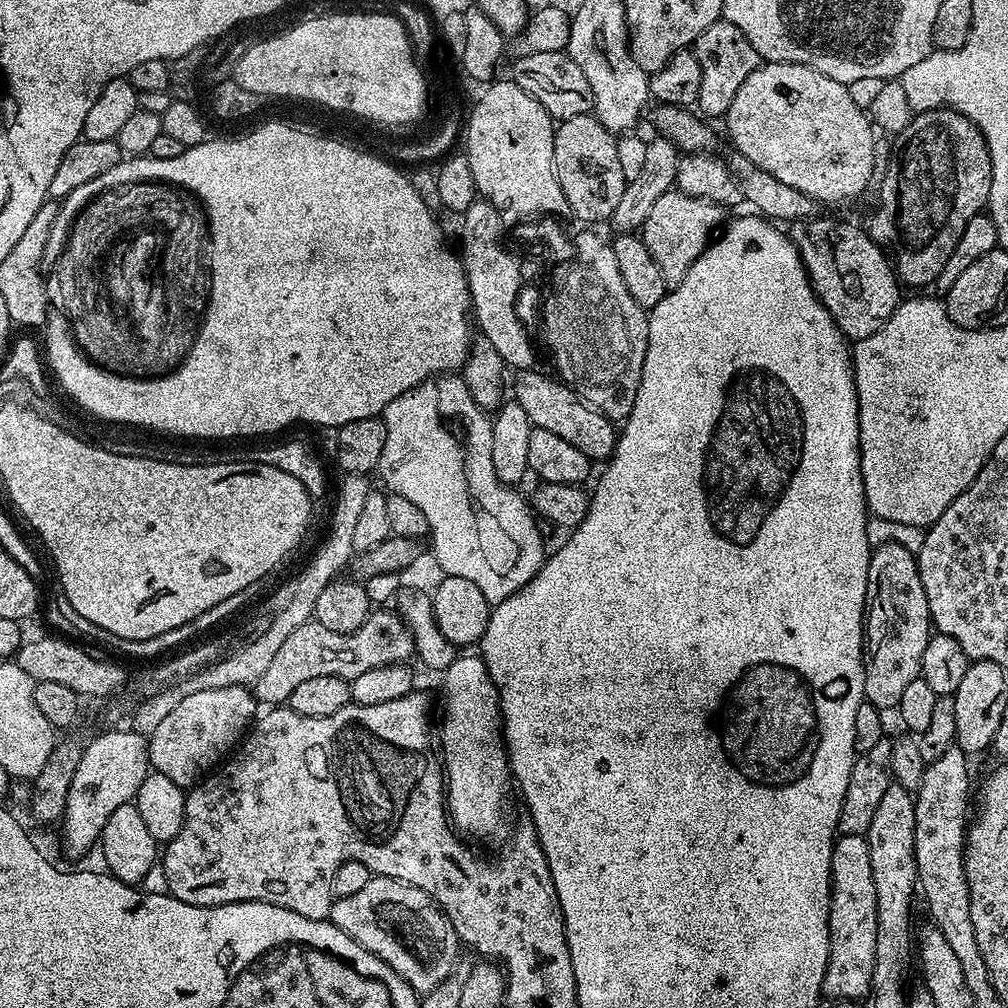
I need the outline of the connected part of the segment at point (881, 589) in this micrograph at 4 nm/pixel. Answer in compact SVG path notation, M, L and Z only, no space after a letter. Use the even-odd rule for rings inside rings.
M880 544L872 548L866 598L864 699L881 710L895 709L907 684L920 676L922 650L926 650L928 637L934 632L913 549L904 544Z

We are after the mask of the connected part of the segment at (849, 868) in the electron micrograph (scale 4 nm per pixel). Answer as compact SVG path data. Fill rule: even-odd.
M841 835L832 848L832 901L828 915L830 958L826 966L823 995L833 1001L863 1001L872 990L874 946L878 934L878 901L874 898L874 878L870 874L870 846L864 836Z

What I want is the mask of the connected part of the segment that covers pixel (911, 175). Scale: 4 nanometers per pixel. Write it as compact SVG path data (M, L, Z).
M947 106L915 113L907 126L895 133L893 140L896 141L892 144L892 157L884 168L880 197L876 200L876 209L868 216L866 231L874 243L891 253L890 263L901 285L932 286L942 266L946 266L946 258L954 254L954 246L958 246L966 222L985 211L990 194L990 154L978 126Z

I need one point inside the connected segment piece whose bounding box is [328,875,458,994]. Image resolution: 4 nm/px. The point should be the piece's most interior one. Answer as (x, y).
(400, 923)

